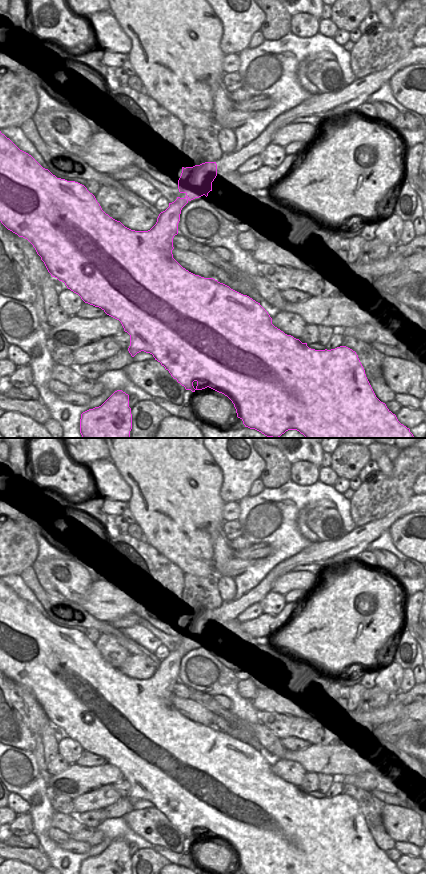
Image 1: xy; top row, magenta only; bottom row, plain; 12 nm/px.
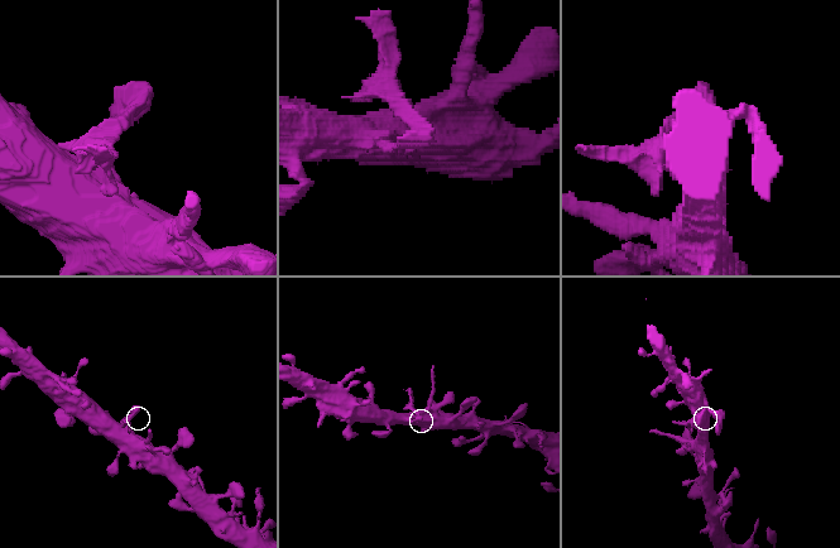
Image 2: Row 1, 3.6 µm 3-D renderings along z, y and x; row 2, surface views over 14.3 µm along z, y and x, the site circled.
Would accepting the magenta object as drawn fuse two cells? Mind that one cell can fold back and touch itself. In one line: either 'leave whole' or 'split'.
leave whole

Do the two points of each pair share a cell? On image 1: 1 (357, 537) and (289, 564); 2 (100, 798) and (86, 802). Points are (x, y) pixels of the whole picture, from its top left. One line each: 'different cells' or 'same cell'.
1: same cell
2: same cell

